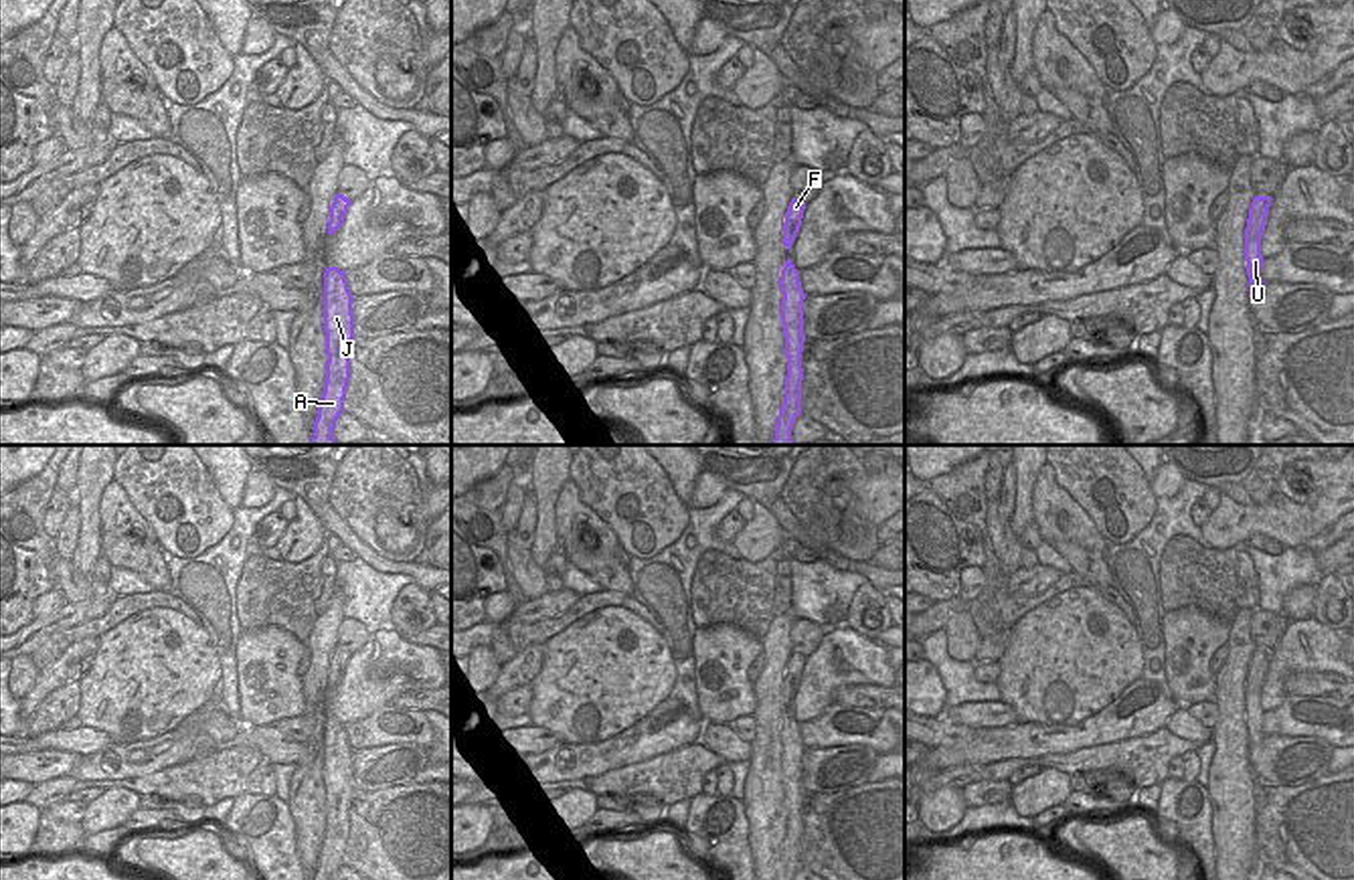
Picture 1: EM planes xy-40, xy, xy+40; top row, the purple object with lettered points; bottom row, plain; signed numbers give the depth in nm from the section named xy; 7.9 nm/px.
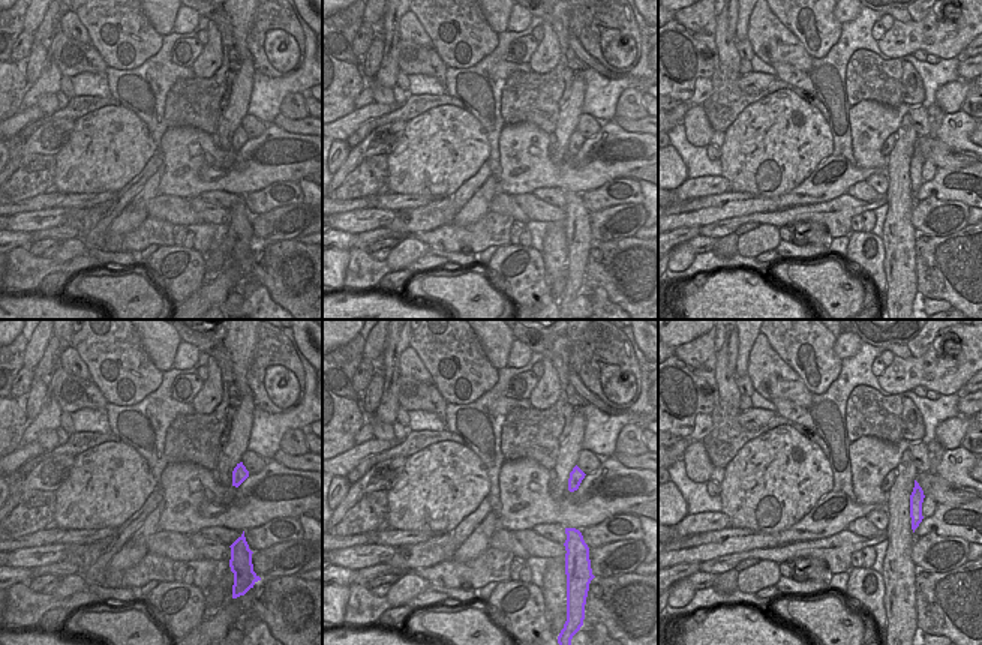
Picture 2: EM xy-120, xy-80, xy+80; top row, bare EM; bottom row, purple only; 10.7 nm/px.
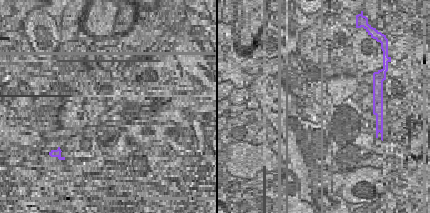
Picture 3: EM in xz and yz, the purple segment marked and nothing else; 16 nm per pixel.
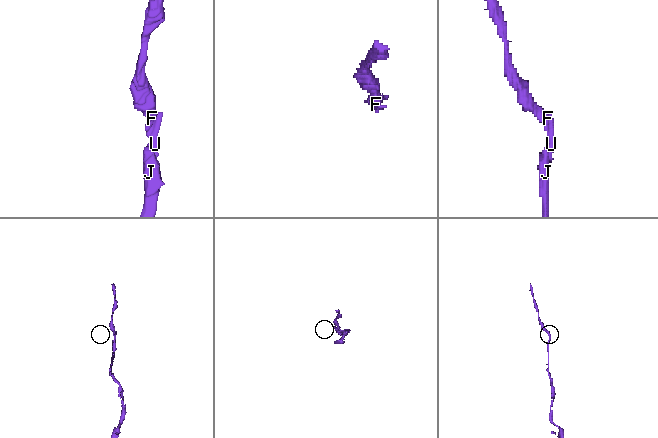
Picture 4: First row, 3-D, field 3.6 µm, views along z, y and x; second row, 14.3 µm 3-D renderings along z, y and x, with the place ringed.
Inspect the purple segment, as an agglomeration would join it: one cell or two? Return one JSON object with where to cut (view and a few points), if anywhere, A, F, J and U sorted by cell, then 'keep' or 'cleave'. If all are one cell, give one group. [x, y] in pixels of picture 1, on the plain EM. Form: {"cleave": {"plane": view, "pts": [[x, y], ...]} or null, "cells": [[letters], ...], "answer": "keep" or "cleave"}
{"cleave": null, "cells": [["A", "F", "J", "U"]], "answer": "keep"}

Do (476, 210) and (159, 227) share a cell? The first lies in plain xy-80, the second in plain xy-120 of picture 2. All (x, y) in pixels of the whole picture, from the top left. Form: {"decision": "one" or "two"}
{"decision": "two"}

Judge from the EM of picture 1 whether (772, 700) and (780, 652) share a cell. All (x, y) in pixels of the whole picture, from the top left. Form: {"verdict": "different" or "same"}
{"verdict": "same"}

